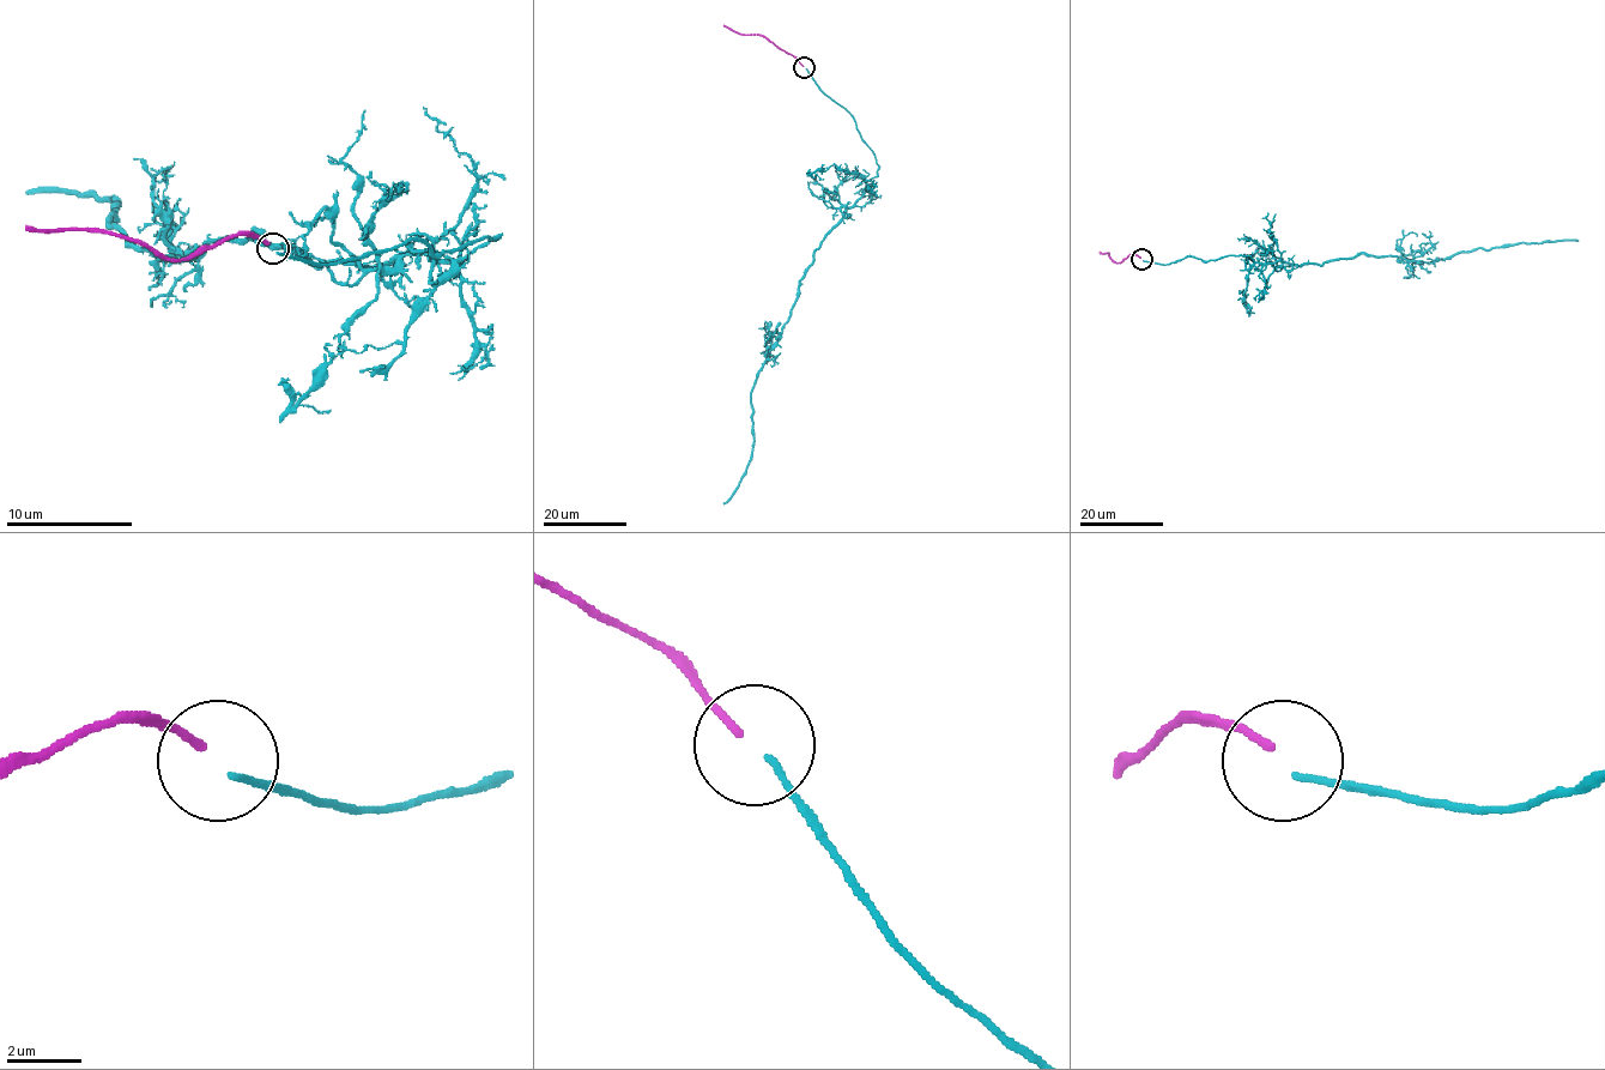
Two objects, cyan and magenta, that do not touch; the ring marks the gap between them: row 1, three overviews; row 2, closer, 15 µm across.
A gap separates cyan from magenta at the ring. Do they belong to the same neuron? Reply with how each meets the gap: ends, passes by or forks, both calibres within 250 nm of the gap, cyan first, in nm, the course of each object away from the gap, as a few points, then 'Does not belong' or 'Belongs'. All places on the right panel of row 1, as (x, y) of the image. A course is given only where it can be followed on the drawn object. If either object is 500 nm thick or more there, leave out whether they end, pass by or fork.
At the ring cyan ends. At the ring magenta ends. Thickness 160 nm (cyan) against 220 nm. Course of cyan: (1143, 260), (1249, 255), (1322, 265), (1362, 253), (1433, 261), (1478, 248), (1578, 241). Course of magenta: (1140, 258), (1130, 254), (1116, 263), (1109, 253), (1100, 252). Does not belong

